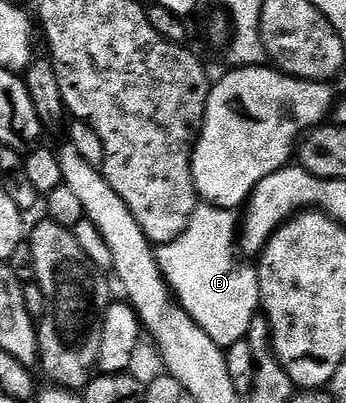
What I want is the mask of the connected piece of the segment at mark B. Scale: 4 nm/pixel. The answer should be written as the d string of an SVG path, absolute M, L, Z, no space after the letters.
M199 205L188 228L176 240L157 247L158 263L170 289L190 316L212 336L220 347L243 341L249 335L252 320L262 305L258 271L246 262L234 259L239 241L240 222L235 211L219 206Z

